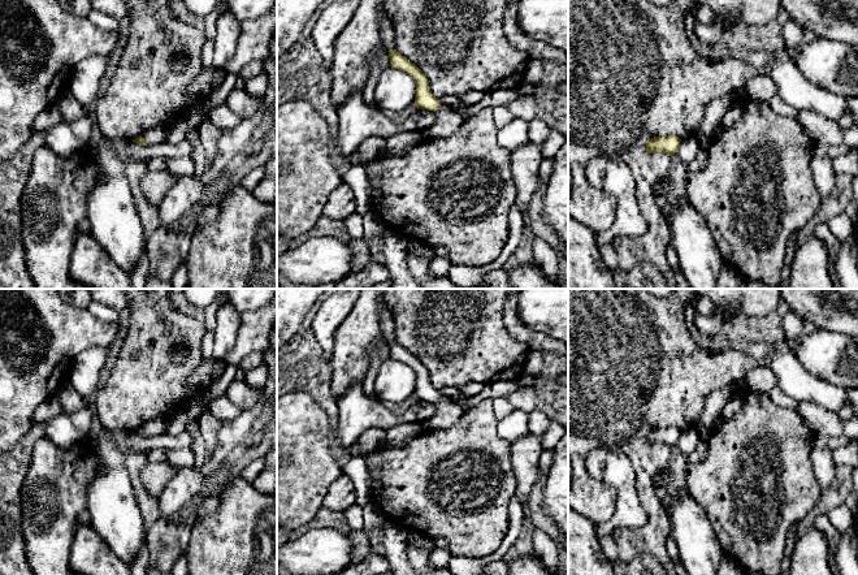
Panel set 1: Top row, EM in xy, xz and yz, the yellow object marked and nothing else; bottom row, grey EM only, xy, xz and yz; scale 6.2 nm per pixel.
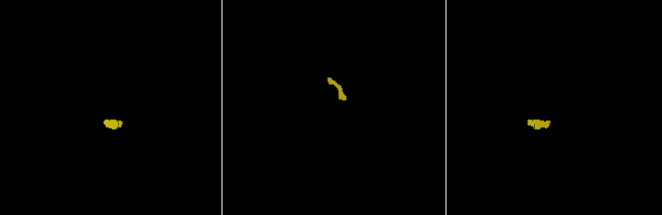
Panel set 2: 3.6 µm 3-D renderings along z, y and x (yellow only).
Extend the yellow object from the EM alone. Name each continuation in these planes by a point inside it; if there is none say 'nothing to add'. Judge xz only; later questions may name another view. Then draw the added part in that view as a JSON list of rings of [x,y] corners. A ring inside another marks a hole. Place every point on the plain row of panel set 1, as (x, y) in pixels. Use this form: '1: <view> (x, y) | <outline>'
1: xz (386, 321) | [[[377,289],[380,293],[380,302],[381,302],[381,308],[380,308],[380,324],[382,329],[382,337],[386,342],[394,341],[395,340],[395,324],[393,320],[393,314],[390,312],[389,307],[384,302],[384,293],[386,289]]]
2: xz (447, 413) | [[[441,397],[436,402],[436,407],[436,412],[422,423],[424,429],[446,429],[452,427],[464,412],[464,408],[460,405],[451,402],[445,397]]]

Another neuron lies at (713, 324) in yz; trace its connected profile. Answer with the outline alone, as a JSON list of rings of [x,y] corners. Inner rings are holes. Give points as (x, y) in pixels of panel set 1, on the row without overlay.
[[[697,312],[696,325],[701,332],[705,332],[710,337],[715,338],[719,334],[719,332],[723,329],[724,323],[715,314],[710,315],[710,316],[703,316]]]

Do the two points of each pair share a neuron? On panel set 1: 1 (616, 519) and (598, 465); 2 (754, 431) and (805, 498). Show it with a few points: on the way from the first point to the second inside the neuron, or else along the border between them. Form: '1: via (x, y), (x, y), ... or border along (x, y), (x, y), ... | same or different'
1: via (622, 505), (622, 489), (609, 476) | same
2: via (775, 439), (780, 442), (783, 450), (787, 478) | same

